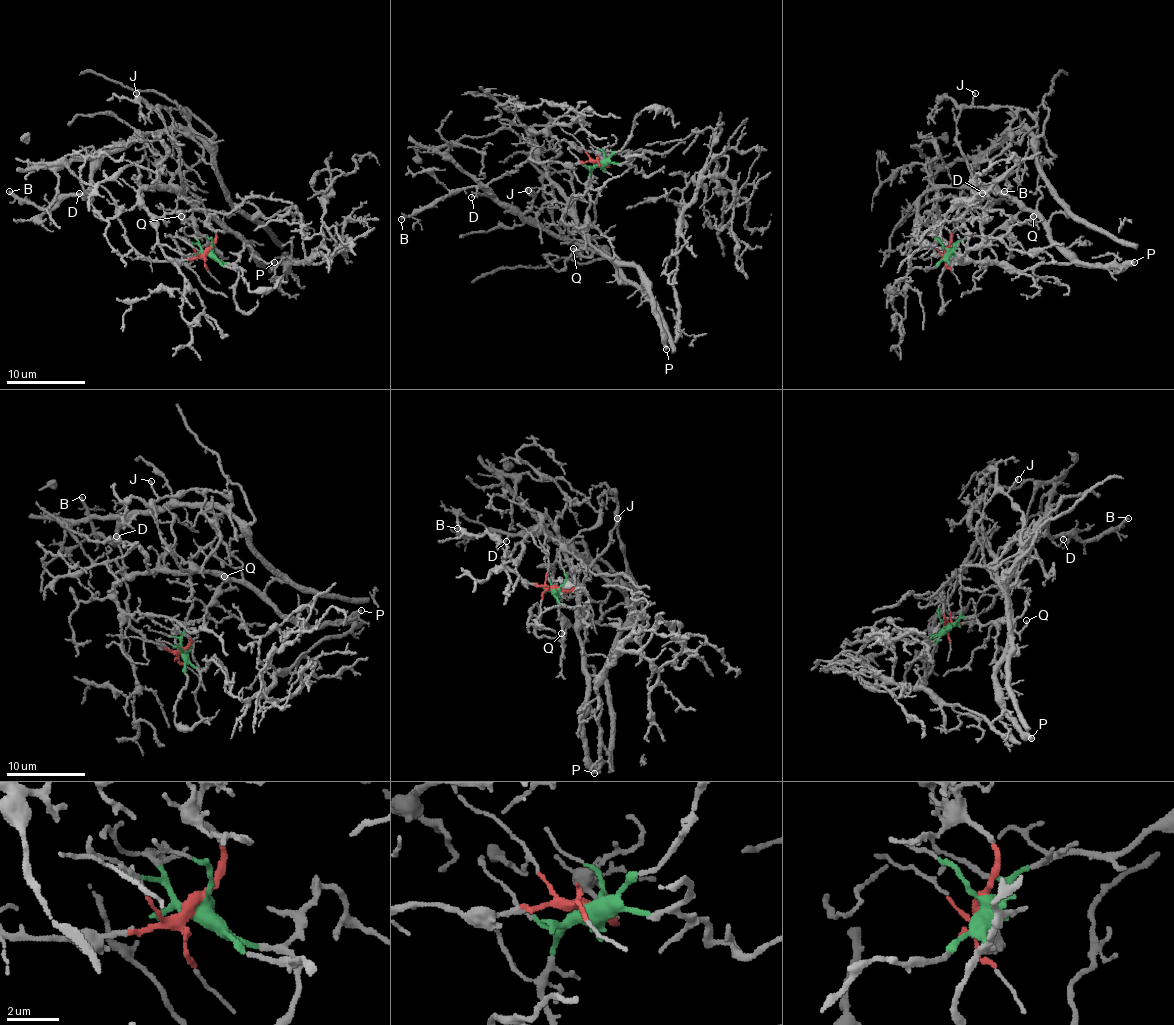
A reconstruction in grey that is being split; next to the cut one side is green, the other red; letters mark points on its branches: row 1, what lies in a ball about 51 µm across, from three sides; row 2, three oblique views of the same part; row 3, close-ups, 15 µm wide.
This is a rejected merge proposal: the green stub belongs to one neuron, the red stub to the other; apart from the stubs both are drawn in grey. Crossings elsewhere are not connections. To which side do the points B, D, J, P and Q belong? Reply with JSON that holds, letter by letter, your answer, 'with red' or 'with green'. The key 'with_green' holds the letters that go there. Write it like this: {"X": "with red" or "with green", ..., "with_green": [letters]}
{"B": "with red", "D": "with red", "J": "with green", "P": "with green", "Q": "with green", "with_green": ["J", "P", "Q"]}

